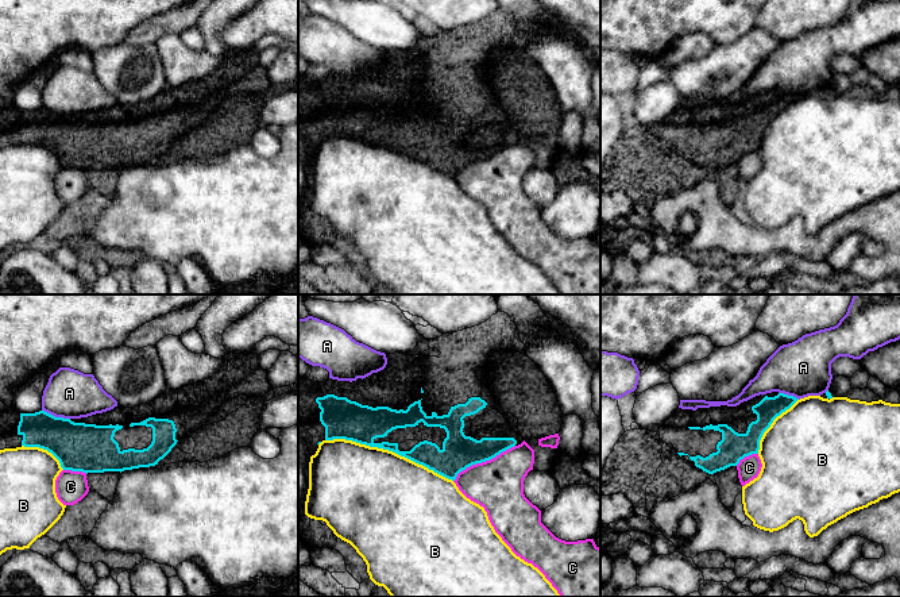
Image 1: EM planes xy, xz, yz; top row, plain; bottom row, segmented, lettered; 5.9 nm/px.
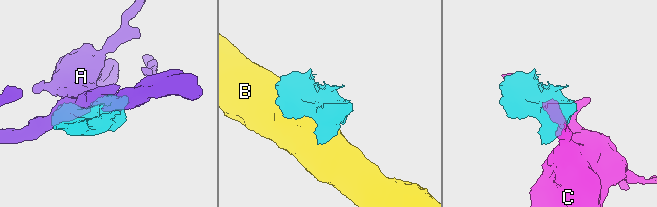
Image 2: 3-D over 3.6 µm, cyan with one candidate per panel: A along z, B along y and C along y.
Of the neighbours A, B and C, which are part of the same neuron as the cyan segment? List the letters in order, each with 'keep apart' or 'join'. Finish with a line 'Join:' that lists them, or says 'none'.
A: keep apart
B: keep apart
C: keep apart
Join: none

